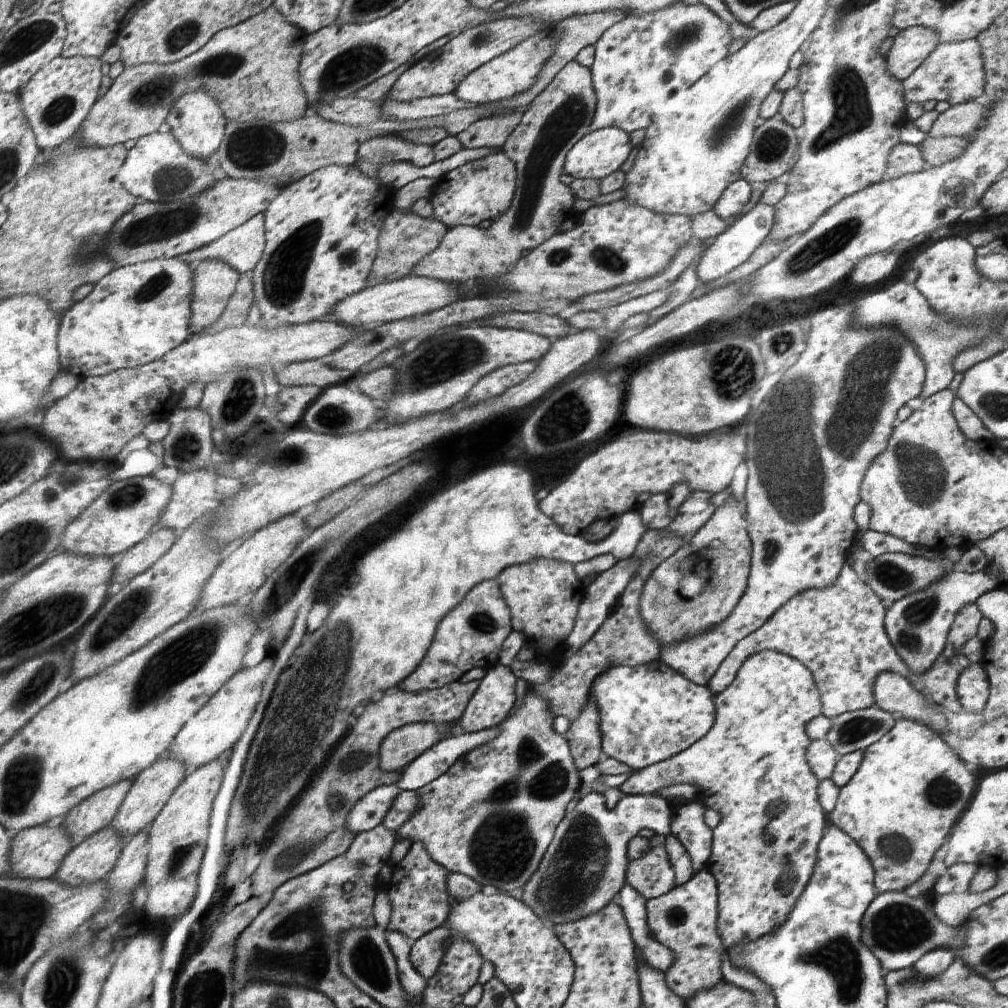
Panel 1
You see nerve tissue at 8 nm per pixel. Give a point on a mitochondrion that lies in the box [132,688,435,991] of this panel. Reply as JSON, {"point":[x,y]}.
{"point":[305,919]}

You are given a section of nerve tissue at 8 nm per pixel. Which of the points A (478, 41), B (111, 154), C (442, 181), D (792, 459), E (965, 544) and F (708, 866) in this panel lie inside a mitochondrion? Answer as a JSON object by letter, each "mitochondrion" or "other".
{"A":"mitochondrion","B":"other","C":"other","D":"mitochondrion","E":"other","F":"other"}

